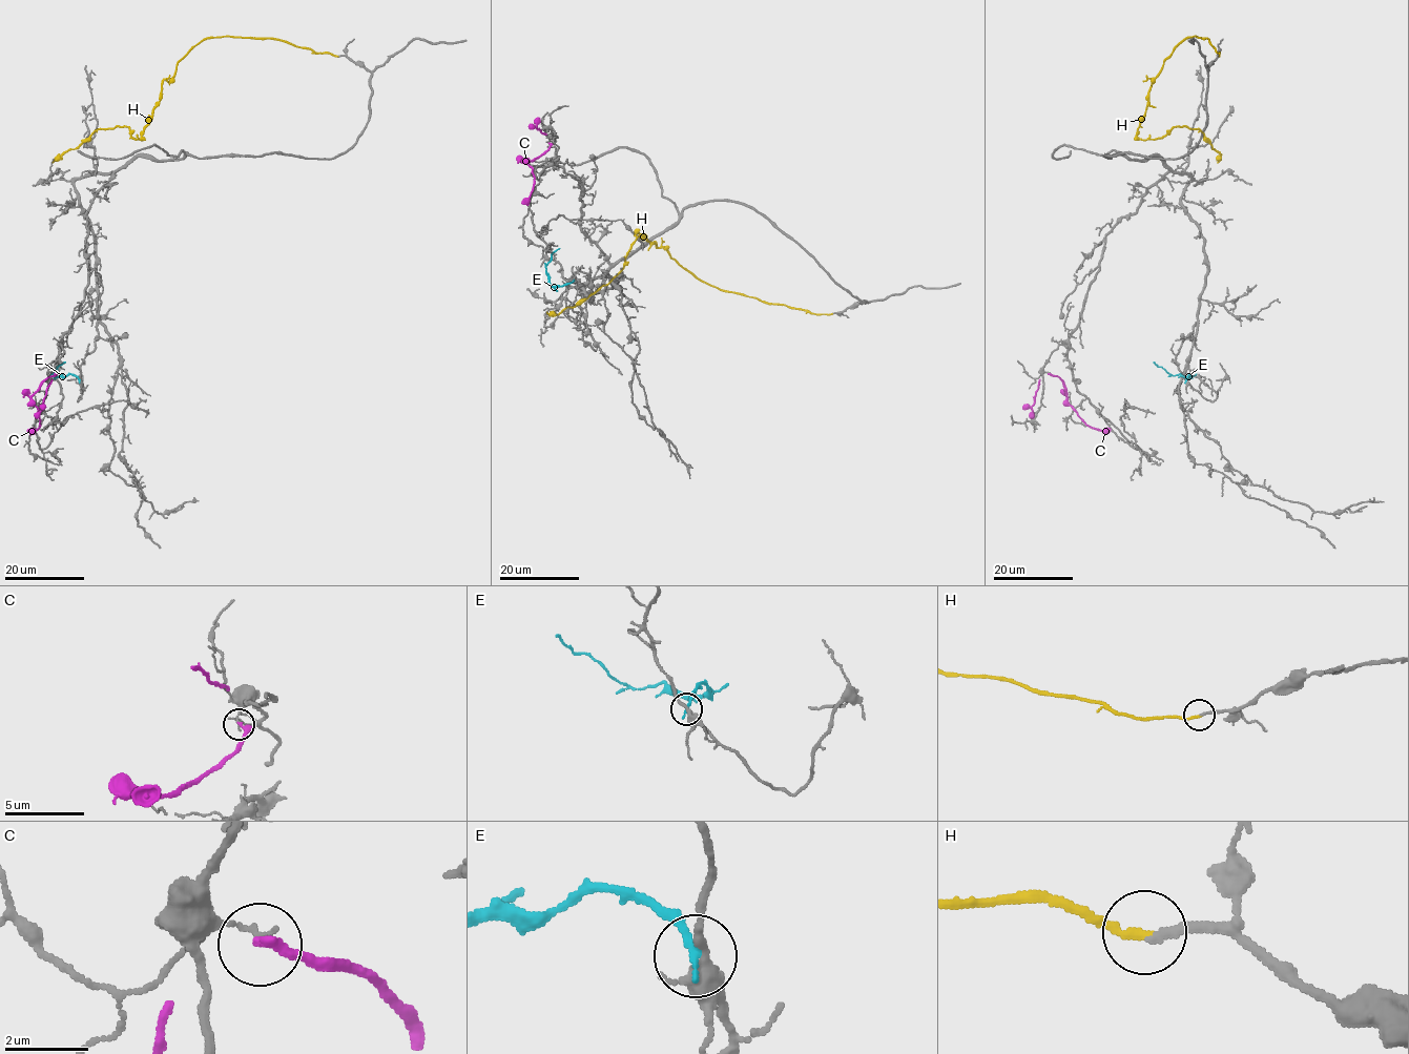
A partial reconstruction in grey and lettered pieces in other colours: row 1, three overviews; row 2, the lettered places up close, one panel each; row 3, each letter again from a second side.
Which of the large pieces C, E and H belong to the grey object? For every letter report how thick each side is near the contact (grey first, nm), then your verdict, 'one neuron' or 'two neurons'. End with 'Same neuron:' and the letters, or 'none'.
C: calibres 120 and 320 nm; two neurons
E: calibres 280 and 200 nm; two neurons
H: calibres 170 and 180 nm; one neuron
Same neuron: H

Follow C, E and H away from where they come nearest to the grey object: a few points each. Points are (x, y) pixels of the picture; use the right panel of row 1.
C: (1049, 373), (1063, 383), (1066, 401), (1086, 425), (1109, 432)
E: (1186, 380), (1189, 373), (1190, 376), (1169, 374), (1153, 362)
H: (1219, 56), (1206, 38), (1187, 37), (1152, 79), (1137, 128), (1145, 140), (1199, 129), (1217, 163)

